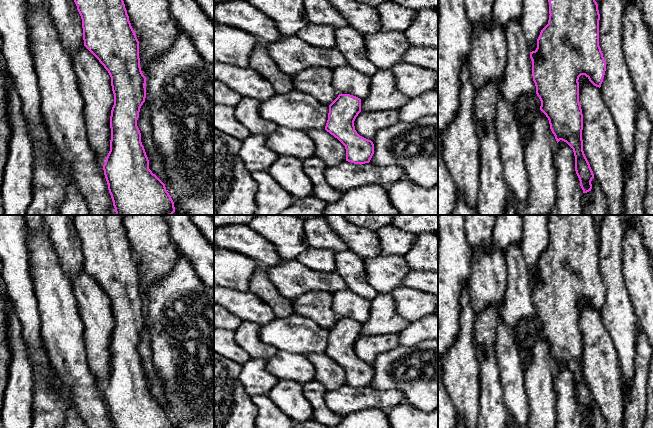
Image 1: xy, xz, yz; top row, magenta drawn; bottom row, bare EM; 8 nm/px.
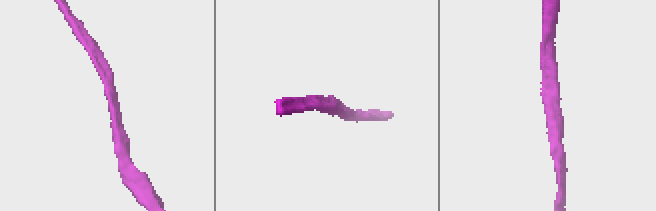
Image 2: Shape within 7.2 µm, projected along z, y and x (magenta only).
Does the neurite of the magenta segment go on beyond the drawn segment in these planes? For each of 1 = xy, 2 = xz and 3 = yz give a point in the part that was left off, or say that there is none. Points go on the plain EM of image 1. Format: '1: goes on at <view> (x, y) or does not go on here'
1: does not go on here
2: does not go on here
3: does not go on here

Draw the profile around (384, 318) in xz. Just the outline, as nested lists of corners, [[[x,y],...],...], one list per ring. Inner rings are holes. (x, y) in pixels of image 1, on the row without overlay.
[[[378,294],[371,301],[368,320],[361,323],[361,335],[399,334],[408,324],[409,321],[398,313],[393,297]]]

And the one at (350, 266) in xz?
[[[349,249],[336,253],[335,272],[343,278],[348,289],[353,293],[372,301],[378,293],[367,281],[364,260],[364,258]]]

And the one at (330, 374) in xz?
[[[310,353],[306,357],[315,368],[315,380],[320,382],[326,391],[337,390],[346,385],[345,370],[325,353]]]

